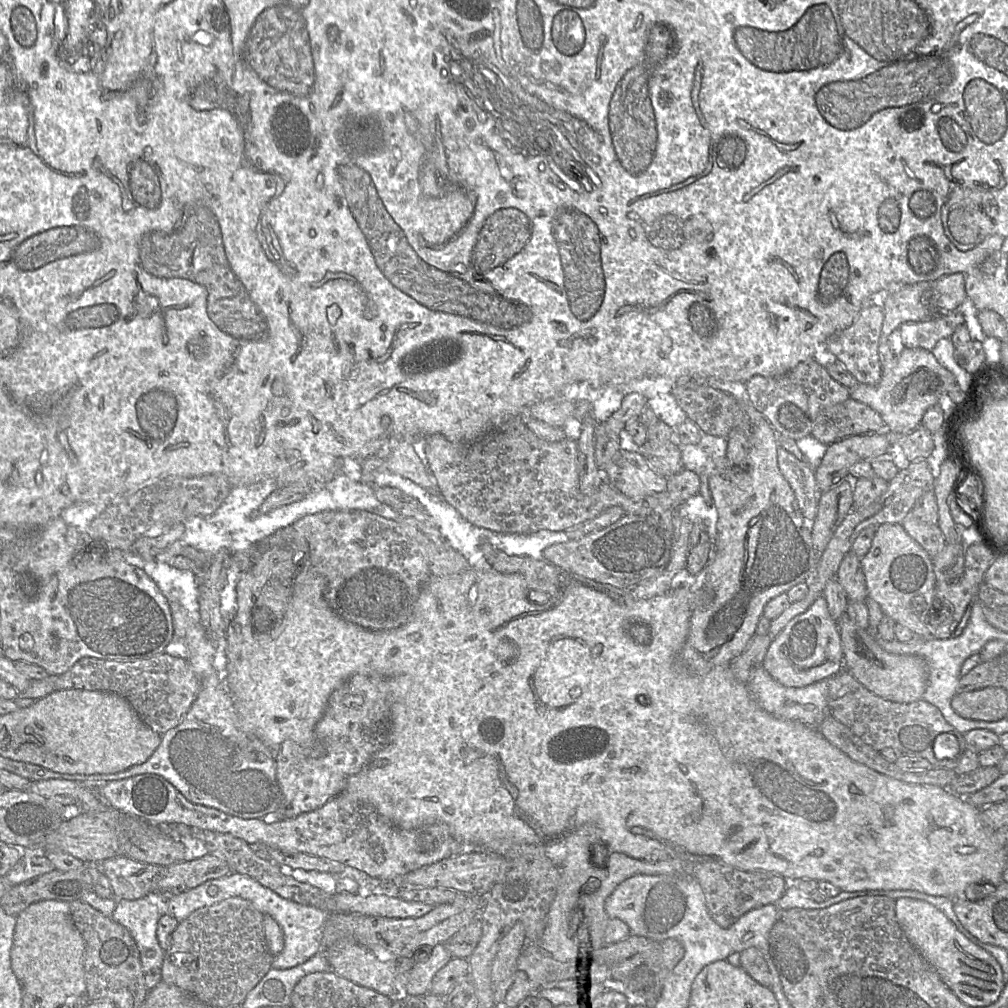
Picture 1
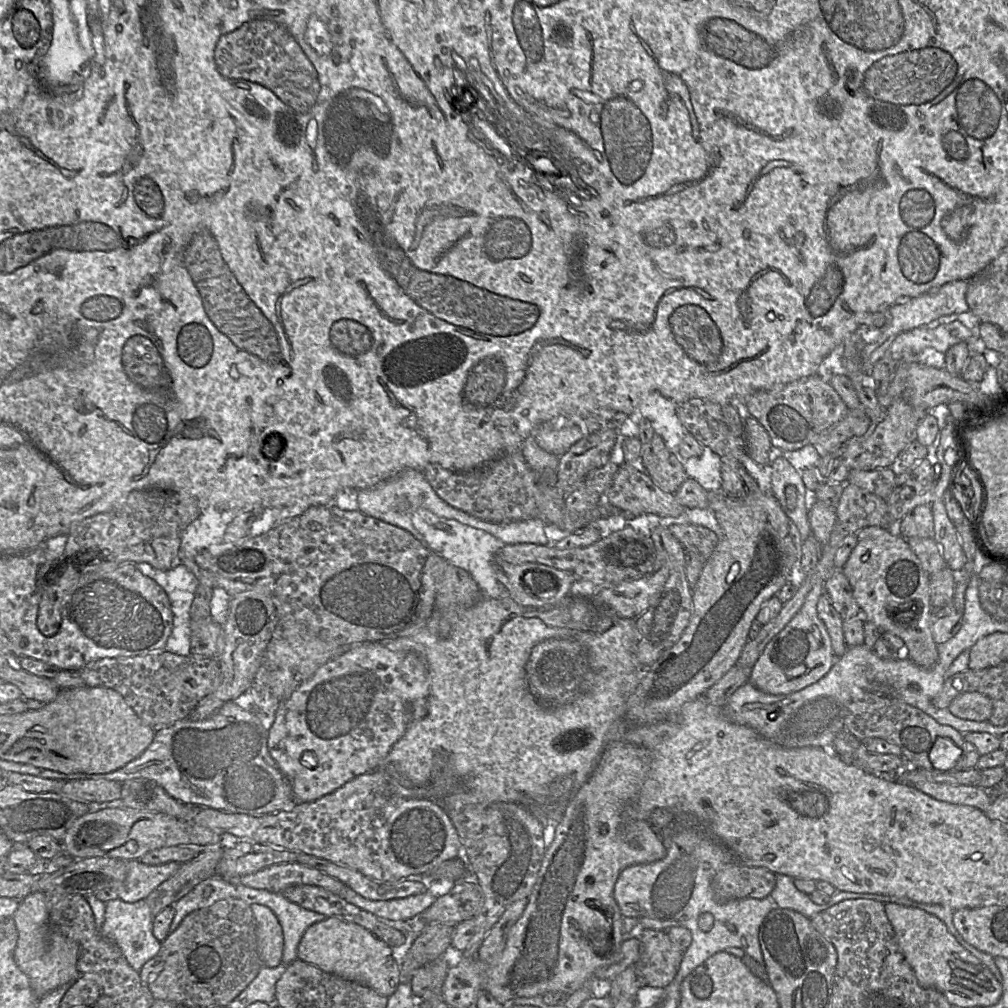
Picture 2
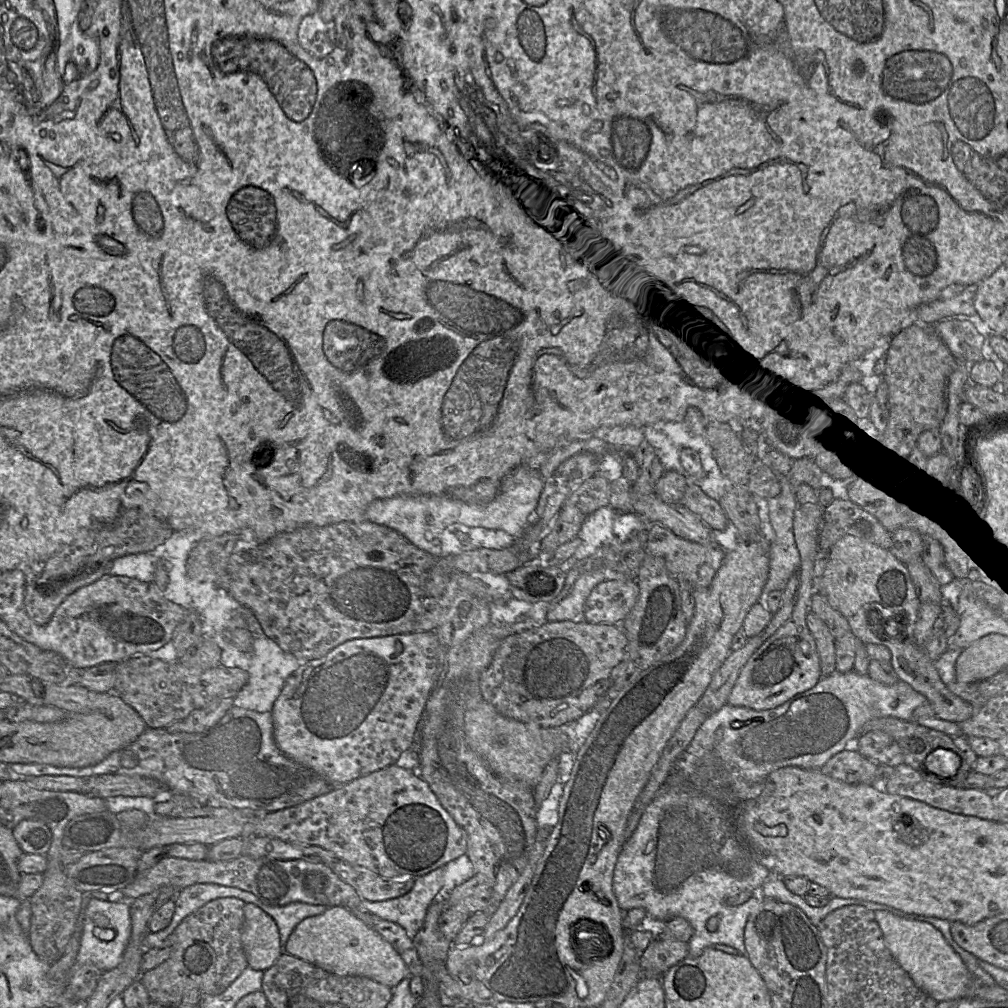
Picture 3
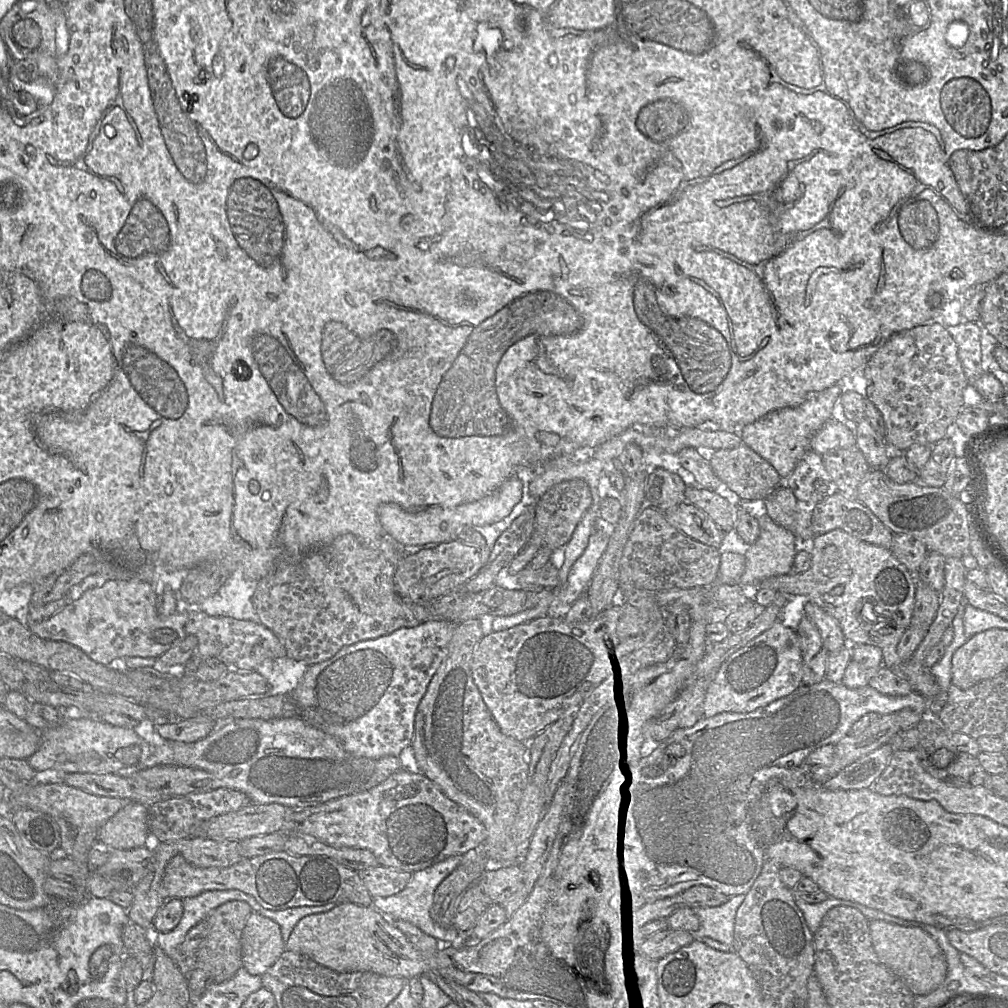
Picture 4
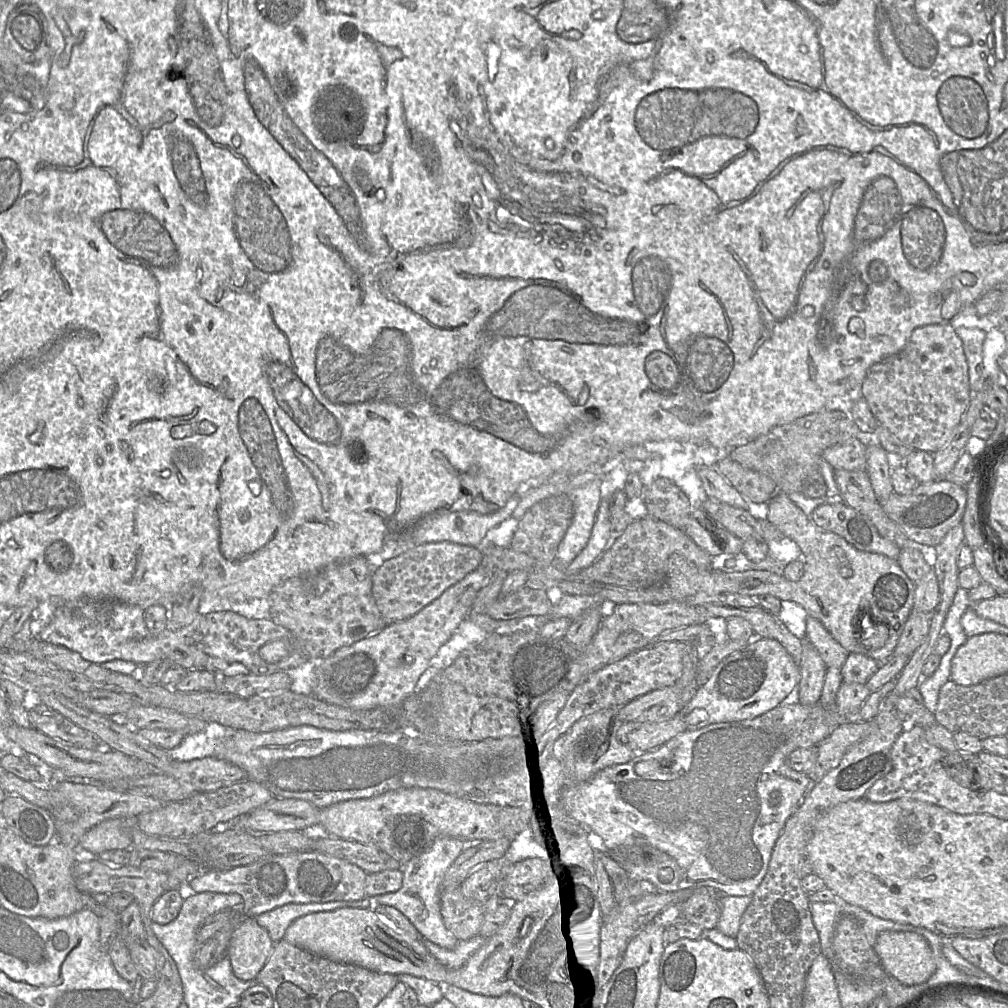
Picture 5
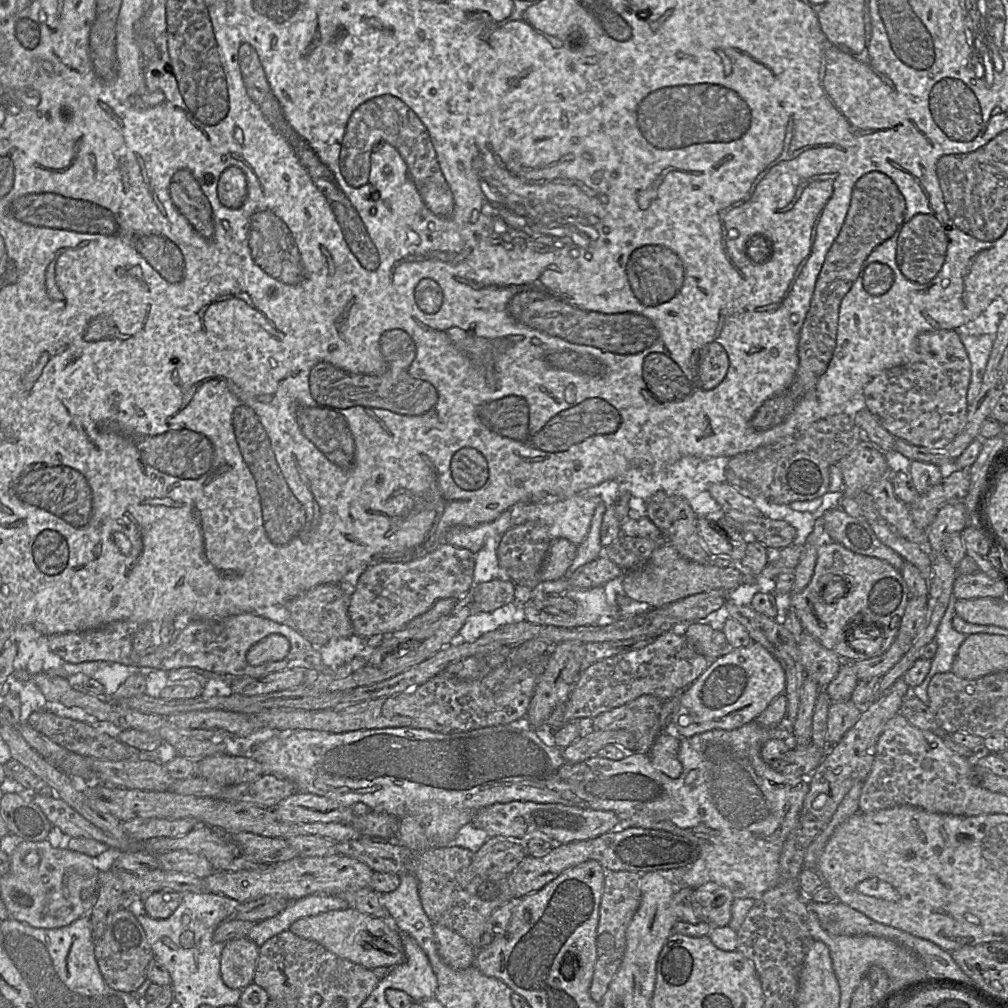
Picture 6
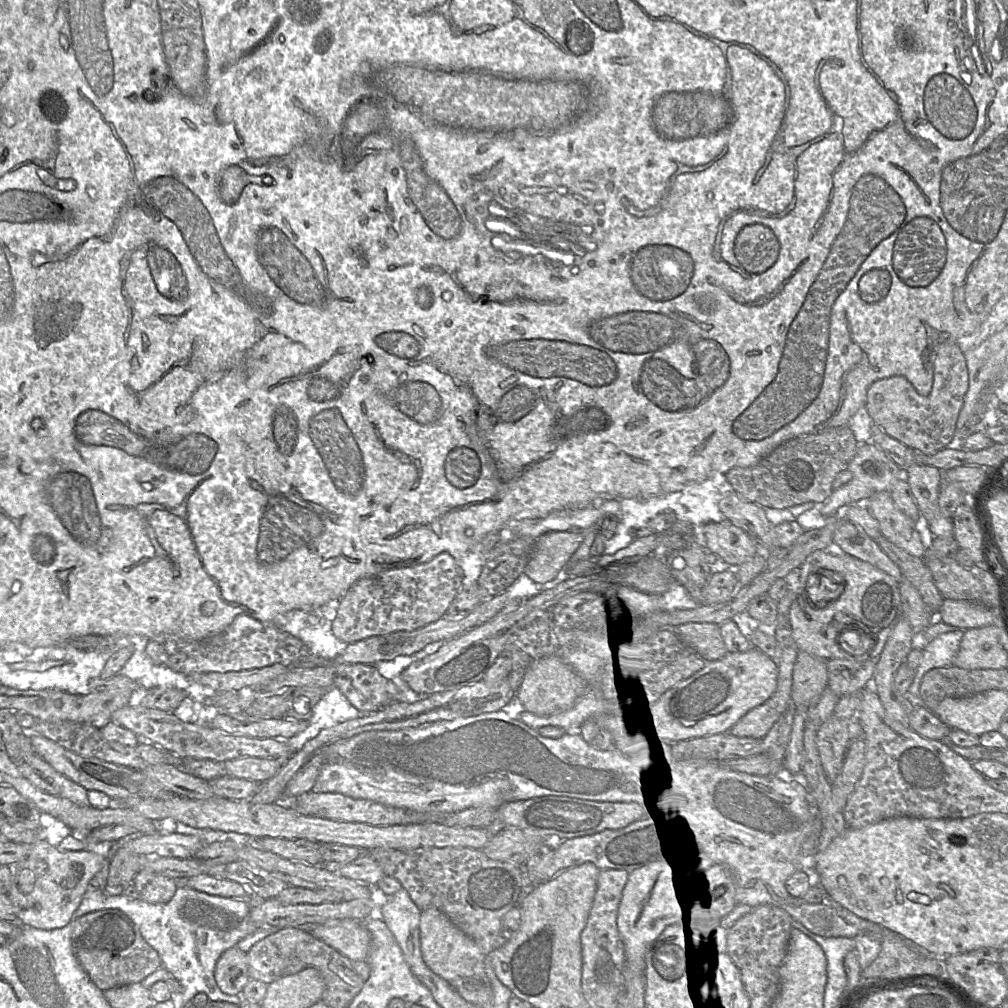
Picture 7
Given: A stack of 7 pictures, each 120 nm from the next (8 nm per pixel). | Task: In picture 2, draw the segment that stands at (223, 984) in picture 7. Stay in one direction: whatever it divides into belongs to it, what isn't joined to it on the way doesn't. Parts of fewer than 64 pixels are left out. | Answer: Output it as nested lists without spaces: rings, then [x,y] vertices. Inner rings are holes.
[[[252,904],[250,908],[257,924],[257,948],[263,966],[276,967],[282,964],[284,940],[276,916],[262,905]]]

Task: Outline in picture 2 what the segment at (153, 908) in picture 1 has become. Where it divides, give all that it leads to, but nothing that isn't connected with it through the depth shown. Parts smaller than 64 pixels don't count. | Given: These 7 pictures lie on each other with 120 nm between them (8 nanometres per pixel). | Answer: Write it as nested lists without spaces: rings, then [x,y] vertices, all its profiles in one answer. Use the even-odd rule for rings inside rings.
[[[120,899],[111,900],[105,903],[105,920],[100,928],[101,935],[119,946],[123,955],[138,973],[144,964],[158,955],[161,950],[161,942],[153,935],[153,915],[147,902],[125,902]]]

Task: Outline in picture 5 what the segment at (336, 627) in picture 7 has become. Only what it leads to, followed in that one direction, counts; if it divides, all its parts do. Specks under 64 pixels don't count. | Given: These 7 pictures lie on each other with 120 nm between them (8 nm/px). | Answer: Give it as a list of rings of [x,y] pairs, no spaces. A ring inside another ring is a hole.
[[[448,541],[415,545],[395,558],[381,561],[375,568],[372,575],[372,596],[386,624],[403,621],[462,580],[481,561],[482,552],[473,546]]]

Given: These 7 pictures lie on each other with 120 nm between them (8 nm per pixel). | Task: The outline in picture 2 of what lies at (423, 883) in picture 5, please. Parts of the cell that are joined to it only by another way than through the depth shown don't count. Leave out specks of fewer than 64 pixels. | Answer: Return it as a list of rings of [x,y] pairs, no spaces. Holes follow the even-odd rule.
[[[345,887],[342,892],[342,898],[350,904],[372,913],[383,921],[410,921],[426,911],[438,897],[432,895],[428,889],[424,893],[405,898],[373,901]]]

